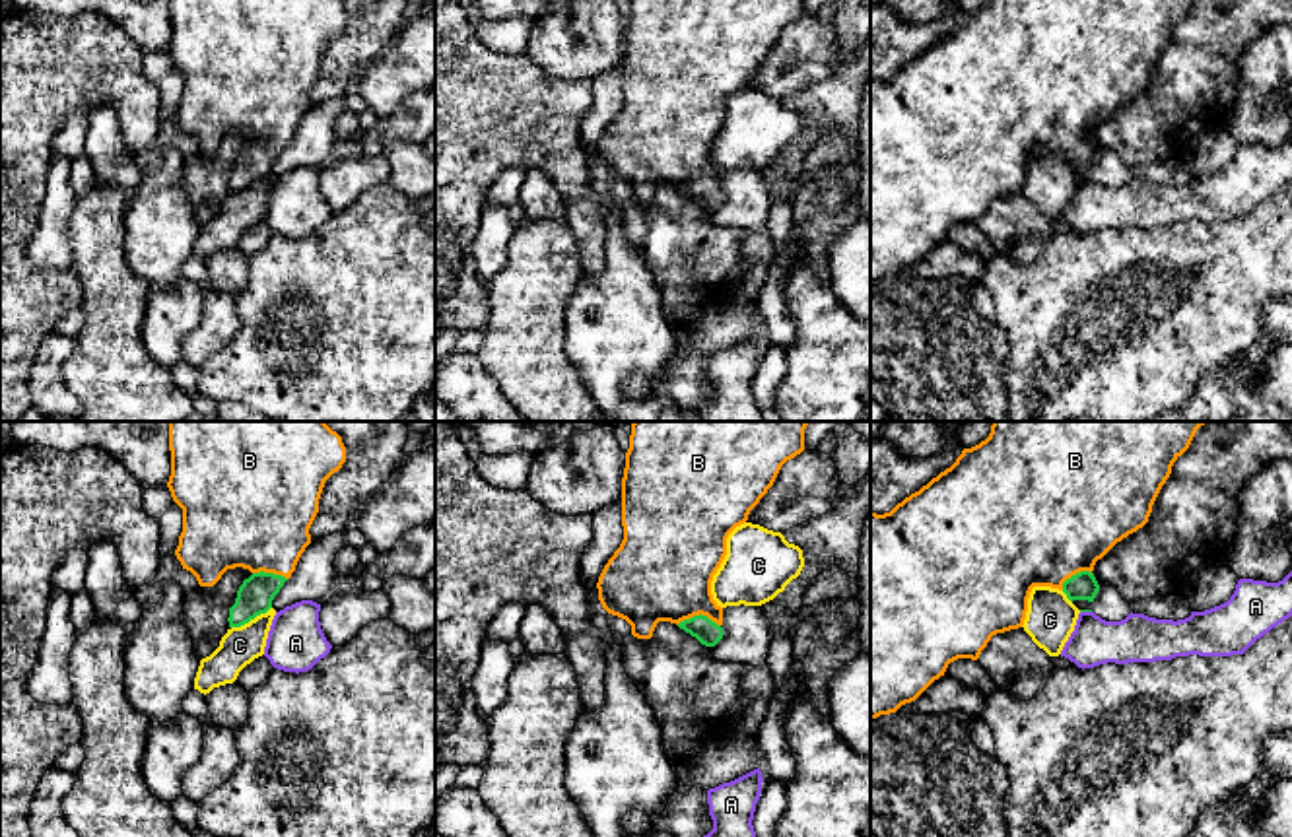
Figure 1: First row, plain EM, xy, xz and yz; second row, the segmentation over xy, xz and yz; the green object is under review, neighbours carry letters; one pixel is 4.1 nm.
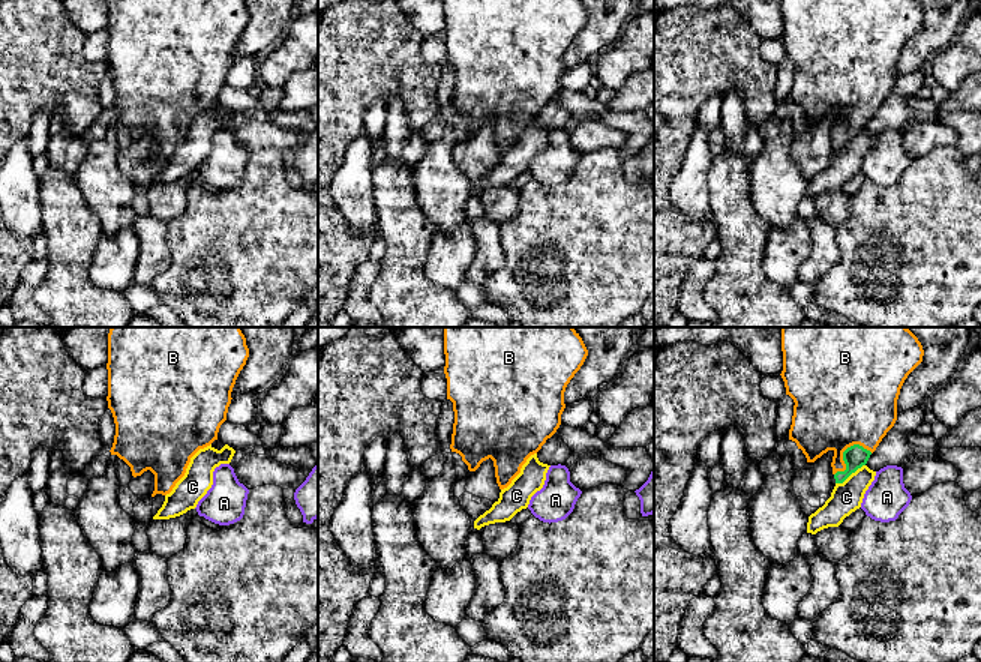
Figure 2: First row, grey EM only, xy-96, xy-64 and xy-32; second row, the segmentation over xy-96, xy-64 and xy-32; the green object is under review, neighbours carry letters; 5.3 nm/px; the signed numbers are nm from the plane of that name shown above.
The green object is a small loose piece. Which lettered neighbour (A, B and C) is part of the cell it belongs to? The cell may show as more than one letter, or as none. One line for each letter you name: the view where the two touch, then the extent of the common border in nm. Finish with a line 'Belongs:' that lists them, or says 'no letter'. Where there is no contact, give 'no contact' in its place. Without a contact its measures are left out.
B: contact in xz; length 180 nm
Belongs: B

